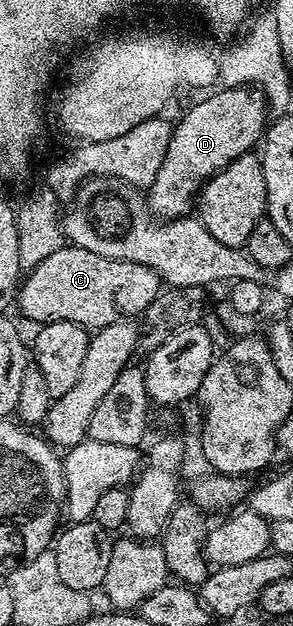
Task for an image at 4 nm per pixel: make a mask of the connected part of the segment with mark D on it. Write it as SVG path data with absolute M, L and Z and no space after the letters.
M230 86L217 89L217 94L196 102L184 114L184 119L177 121L172 128L169 147L166 148L165 159L162 160L158 174L152 185L146 190L148 209L157 219L183 218L193 209L198 195L204 188L205 182L232 163L235 158L241 158L253 149L252 145L261 141L266 130L266 99L261 90L246 86Z

